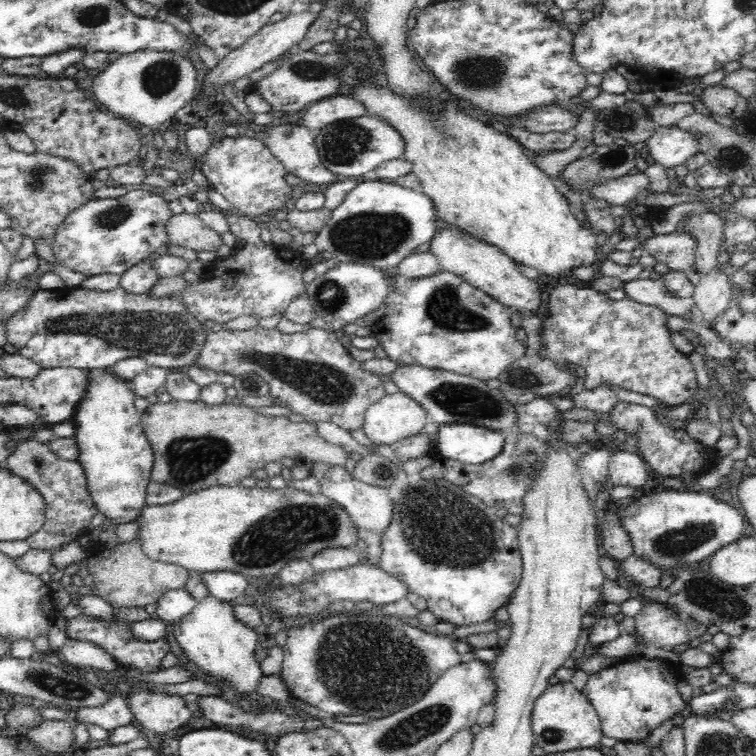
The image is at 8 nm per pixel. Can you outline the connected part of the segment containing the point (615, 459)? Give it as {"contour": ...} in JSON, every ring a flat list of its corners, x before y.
{"contour":[[616,452,616,454,611,455,608,482,618,486,629,486,630,488,638,489,648,482,648,476,653,476,653,473,638,452]]}

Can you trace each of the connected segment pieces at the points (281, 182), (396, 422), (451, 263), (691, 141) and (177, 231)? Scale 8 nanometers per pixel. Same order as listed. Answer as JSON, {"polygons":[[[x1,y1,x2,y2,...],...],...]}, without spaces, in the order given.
{"polygons":[[[232,136,222,138,220,141,212,141,202,158,200,169,208,179,212,188,216,192,220,192,230,202,235,212,250,217,251,219,254,216,262,216,262,214,266,215,272,212,272,210,278,210,278,208,285,206,290,198,294,198,292,195,292,188,294,186,291,186,286,181,285,174,287,170,285,166,272,154,272,151,262,141,254,139,254,137,235,136,233,138]],[[399,391,368,407,363,430,374,443,390,445,418,435,428,422,428,411,411,395]],[[446,226,446,230,437,230,430,243,429,251,438,259,440,271,452,271,452,273,460,275,472,286,493,296,502,304,514,308,514,311,534,312,536,315,536,312,540,310,542,290,538,286,538,281,526,278,518,270,517,262,508,258,508,255,497,249,496,246,469,237,468,234,454,229,452,226]],[[655,126,652,136,645,140,645,143,652,161,659,162,664,168,675,168,679,164,684,164,691,156,699,152,699,144,694,137,687,130,674,126]],[[173,214,167,222,167,234,172,245,184,246,196,253,202,250,217,252,218,248,224,245,221,235,206,225,198,214]]]}

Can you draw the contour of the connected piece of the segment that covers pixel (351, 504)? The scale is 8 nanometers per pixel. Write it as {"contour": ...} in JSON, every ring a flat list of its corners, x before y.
{"contour":[[322,463,313,464,310,476,320,481,320,494,342,506,356,525,380,535,387,532,395,504,390,501,389,488,366,485,354,479,343,467,330,467]]}

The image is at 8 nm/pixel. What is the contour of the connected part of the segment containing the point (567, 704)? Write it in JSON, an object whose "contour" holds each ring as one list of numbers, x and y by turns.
{"contour":[[570,681,553,682,536,699,532,714,532,732,535,743,544,750,545,755,583,748,594,749,603,736,600,718,590,699]]}

